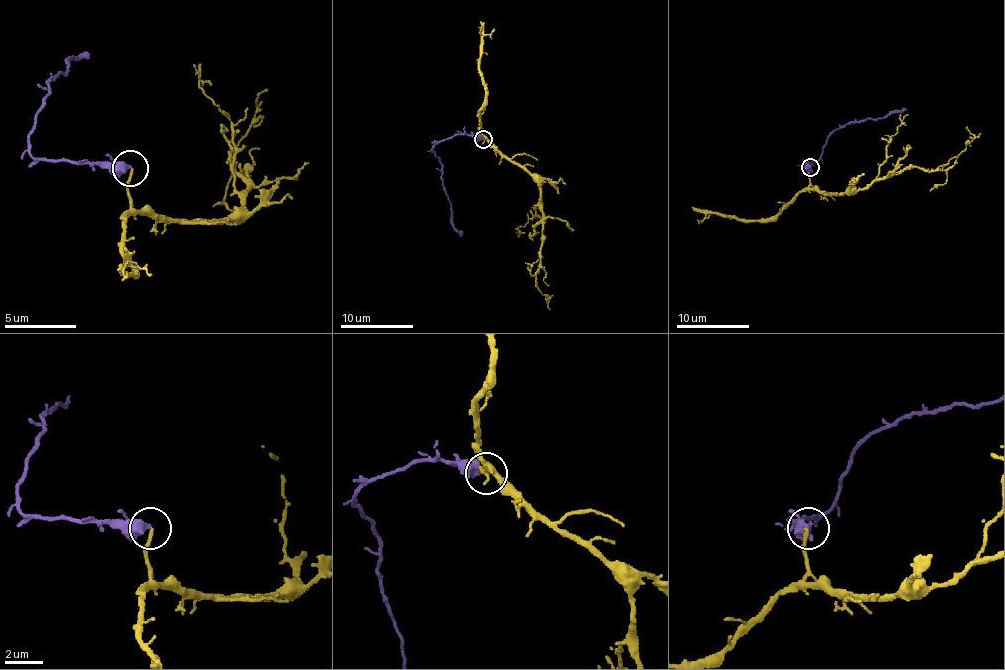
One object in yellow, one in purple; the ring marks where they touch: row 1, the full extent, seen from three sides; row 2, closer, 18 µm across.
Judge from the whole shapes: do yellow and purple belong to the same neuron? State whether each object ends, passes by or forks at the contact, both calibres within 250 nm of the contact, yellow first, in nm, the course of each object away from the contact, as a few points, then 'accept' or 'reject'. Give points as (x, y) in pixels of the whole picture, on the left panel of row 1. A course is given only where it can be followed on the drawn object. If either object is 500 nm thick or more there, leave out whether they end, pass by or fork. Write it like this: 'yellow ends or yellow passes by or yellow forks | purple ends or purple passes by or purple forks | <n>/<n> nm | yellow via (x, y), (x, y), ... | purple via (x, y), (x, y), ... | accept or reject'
170/550 nm | yellow via (129, 171), (137, 211), (234, 218), (248, 182), (248, 171), (234, 175), (234, 146), (266, 88) | purple via (129, 167), (43, 160), (29, 153), (36, 113), (47, 95), (47, 85), (65, 74), (68, 63), (90, 52) | reject

